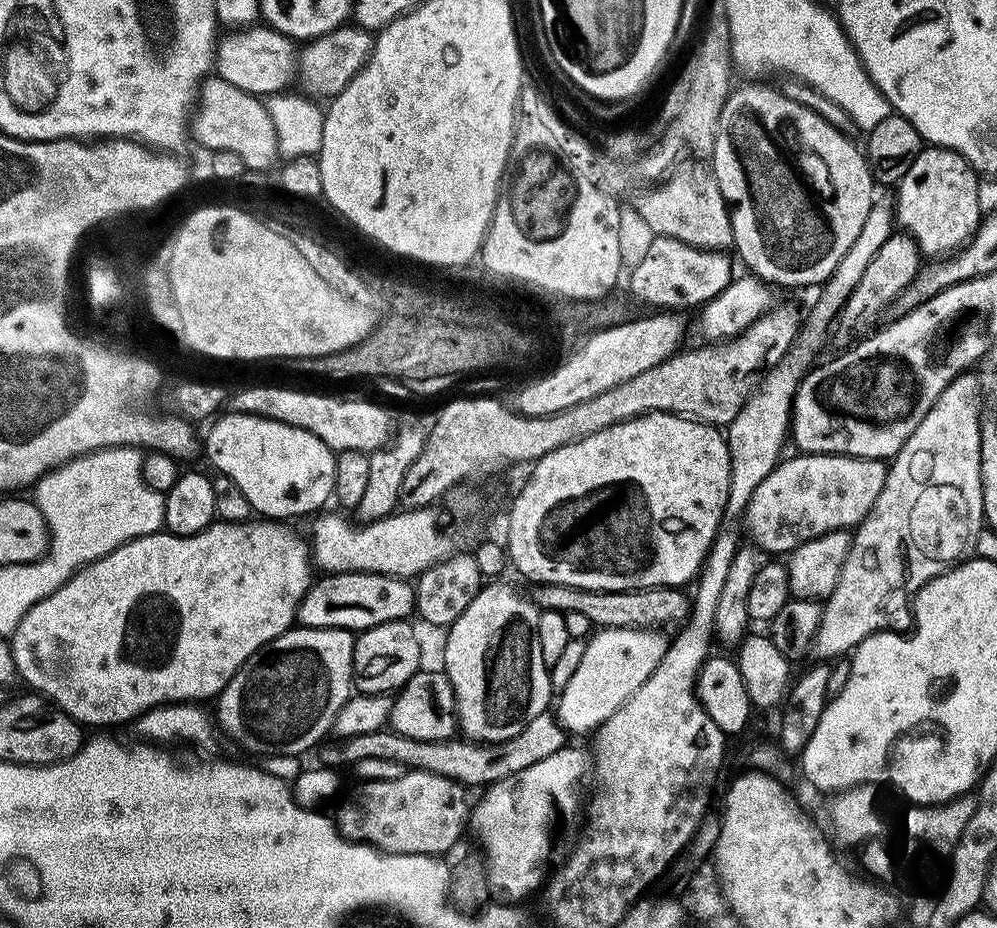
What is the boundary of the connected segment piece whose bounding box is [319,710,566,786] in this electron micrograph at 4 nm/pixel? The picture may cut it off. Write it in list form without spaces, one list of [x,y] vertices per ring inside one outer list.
[[[549,710],[538,714],[538,718],[533,718],[527,724],[526,730],[522,730],[522,734],[516,734],[510,740],[503,740],[501,744],[473,742],[467,738],[422,742],[418,738],[399,736],[391,730],[381,730],[374,734],[345,736],[337,739],[337,744],[325,743],[319,749],[319,763],[324,766],[355,766],[362,762],[362,758],[383,758],[386,762],[398,762],[406,770],[442,774],[465,786],[491,786],[518,774],[518,770],[527,770],[528,767],[534,766],[534,762],[542,762],[542,758],[550,758],[550,754],[558,754],[558,750],[566,746],[564,736],[566,737],[566,729],[556,719],[555,711]]]

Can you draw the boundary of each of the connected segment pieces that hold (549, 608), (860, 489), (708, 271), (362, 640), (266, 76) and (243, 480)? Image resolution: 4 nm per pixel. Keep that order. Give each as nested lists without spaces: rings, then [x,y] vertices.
[[[536,584],[534,599],[537,608],[546,612],[574,612],[590,618],[590,622],[597,629],[601,628],[650,628],[653,630],[667,629],[667,624],[680,626],[689,619],[690,600],[683,596],[680,588],[639,588],[625,592],[595,592],[585,588],[567,588],[561,584]]]
[[[795,454],[789,460],[781,459],[753,492],[745,510],[746,532],[751,543],[767,554],[791,554],[798,546],[827,532],[843,532],[859,528],[868,517],[882,486],[888,477],[888,464],[882,460],[867,460],[853,456],[822,456]]]
[[[656,236],[642,262],[631,269],[632,281],[626,285],[627,291],[635,303],[637,300],[640,304],[649,304],[652,310],[687,310],[695,304],[703,306],[722,294],[734,279],[732,264],[724,256],[723,251],[705,251],[673,237]]]
[[[407,619],[384,621],[356,636],[352,659],[352,682],[360,694],[379,696],[392,694],[403,688],[404,683],[421,671],[420,640]]]
[[[249,26],[229,31],[216,42],[214,72],[246,94],[267,98],[283,93],[298,76],[298,48],[290,37],[267,26]]]
[[[245,412],[227,415],[221,415],[211,425],[208,444],[206,440],[206,456],[208,452],[208,460],[219,475],[229,476],[234,486],[246,494],[253,513],[284,522],[292,518],[288,516],[319,513],[325,507],[323,504],[333,499],[336,461],[333,449],[304,428]]]

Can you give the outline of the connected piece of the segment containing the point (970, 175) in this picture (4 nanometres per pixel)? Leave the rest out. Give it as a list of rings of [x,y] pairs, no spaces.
[[[926,146],[914,158],[910,170],[895,185],[895,223],[916,240],[921,253],[928,258],[940,258],[971,240],[980,225],[979,206],[981,177],[958,154],[949,148]]]

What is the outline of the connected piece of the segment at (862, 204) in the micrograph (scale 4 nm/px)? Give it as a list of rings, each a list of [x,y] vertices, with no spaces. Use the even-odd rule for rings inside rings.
[[[744,82],[741,88],[739,85],[729,94],[727,102],[722,105],[722,114],[716,123],[716,136],[712,140],[710,149],[710,155],[712,155],[710,172],[730,209],[734,251],[736,250],[746,263],[752,264],[751,275],[763,280],[769,286],[781,284],[784,288],[800,288],[803,284],[823,285],[834,274],[835,268],[842,262],[842,258],[846,257],[850,246],[854,245],[854,240],[861,233],[874,201],[874,194],[872,194],[874,181],[872,171],[868,169],[868,158],[864,155],[861,145],[859,143],[856,145],[852,138],[842,129],[830,126],[830,122],[826,122],[822,114],[814,114],[814,110],[802,106],[802,102],[794,102],[786,98],[779,87],[767,88],[764,82]]]

